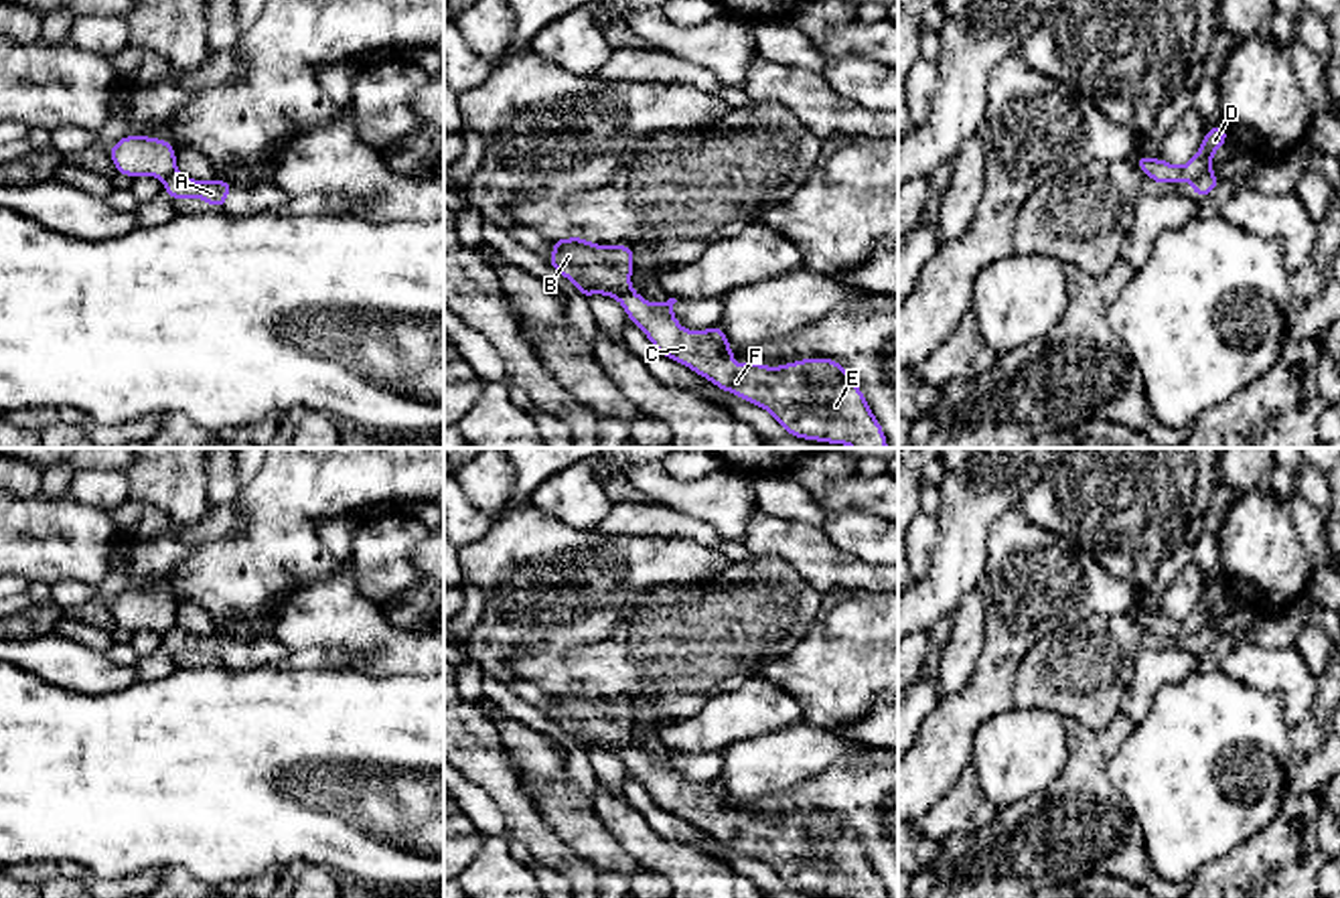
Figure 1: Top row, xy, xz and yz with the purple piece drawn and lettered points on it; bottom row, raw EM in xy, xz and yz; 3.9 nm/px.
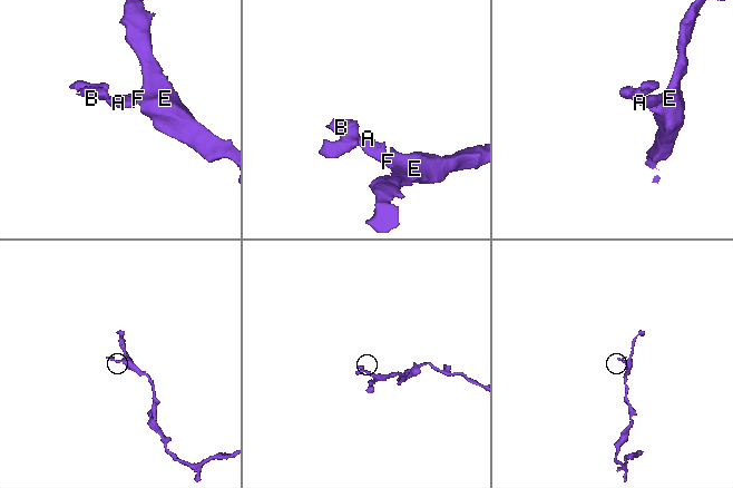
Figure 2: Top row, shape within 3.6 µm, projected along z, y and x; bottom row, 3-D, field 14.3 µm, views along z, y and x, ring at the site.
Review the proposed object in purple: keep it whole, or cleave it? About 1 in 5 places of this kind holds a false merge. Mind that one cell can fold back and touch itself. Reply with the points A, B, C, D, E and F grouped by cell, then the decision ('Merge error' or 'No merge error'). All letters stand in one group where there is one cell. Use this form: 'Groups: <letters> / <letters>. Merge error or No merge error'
Groups: A C E F / B D. Merge error

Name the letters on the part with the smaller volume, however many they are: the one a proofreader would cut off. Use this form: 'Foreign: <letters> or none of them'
Foreign: B, D

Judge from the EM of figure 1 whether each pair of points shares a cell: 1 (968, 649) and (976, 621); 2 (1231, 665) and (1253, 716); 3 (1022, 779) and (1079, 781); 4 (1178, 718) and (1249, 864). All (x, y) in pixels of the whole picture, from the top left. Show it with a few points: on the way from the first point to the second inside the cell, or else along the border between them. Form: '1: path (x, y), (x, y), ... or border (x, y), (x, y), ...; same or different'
1: path (968, 643), (970, 627); same
2: border (1221, 667), (1282, 698); different
3: border (1067, 734), (1065, 769), (1045, 789), (1012, 803); different
4: border (1278, 815), (1247, 842), (1201, 870); different

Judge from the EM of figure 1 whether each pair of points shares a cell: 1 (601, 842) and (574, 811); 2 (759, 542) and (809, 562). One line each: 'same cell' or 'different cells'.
1: same cell
2: same cell

